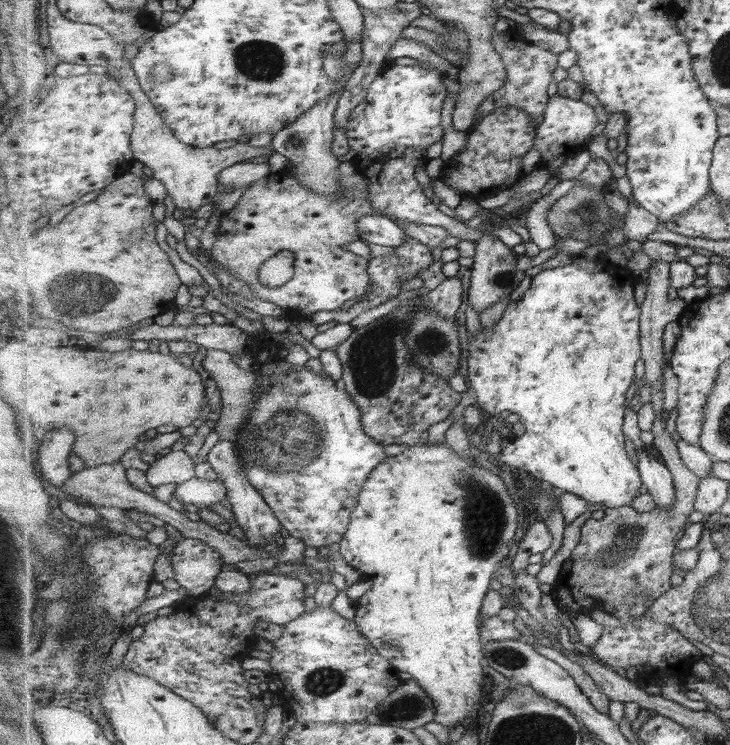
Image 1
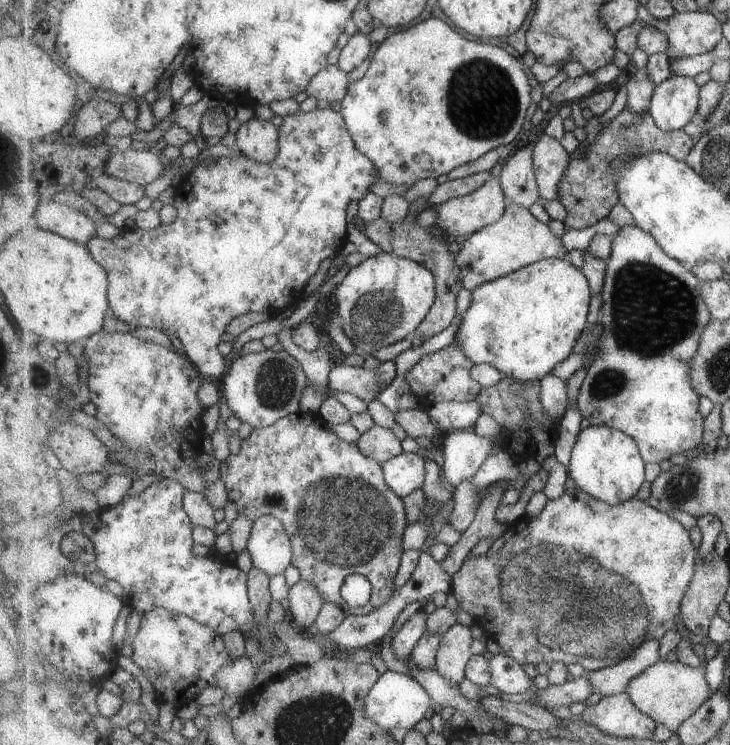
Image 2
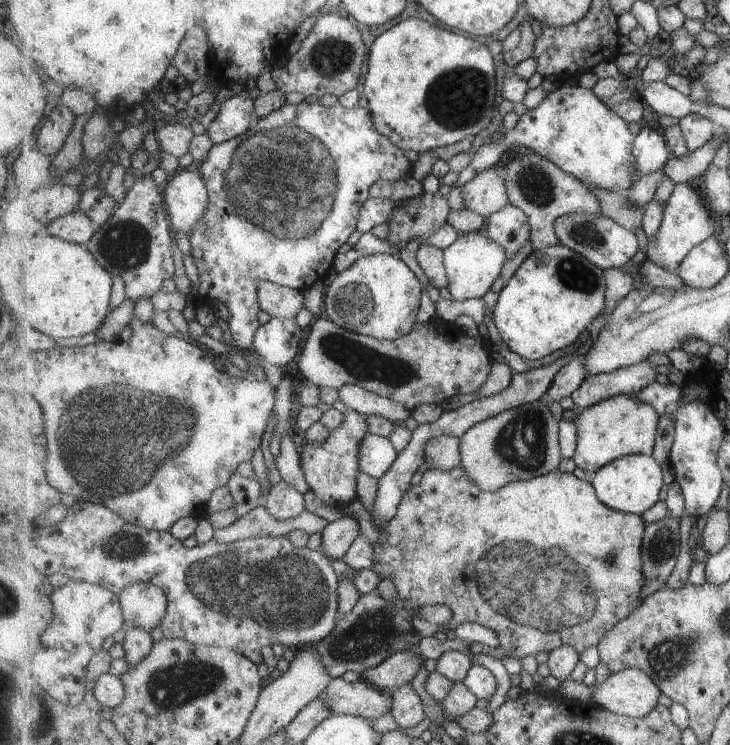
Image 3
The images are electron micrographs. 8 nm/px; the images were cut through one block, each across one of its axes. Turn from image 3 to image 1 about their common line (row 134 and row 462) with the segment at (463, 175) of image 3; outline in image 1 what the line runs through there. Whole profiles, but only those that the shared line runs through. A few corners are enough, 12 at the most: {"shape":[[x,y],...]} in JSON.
{"shape":[[541,270],[469,343],[498,460],[602,508],[642,359],[635,276]]}

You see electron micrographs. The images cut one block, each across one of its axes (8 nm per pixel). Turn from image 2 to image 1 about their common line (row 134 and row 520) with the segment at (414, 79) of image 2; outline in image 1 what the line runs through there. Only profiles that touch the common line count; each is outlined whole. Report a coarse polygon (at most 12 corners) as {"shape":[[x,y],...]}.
{"shape":[[441,444],[371,473],[339,552],[361,632],[448,729],[483,716],[479,623],[517,532]]}

